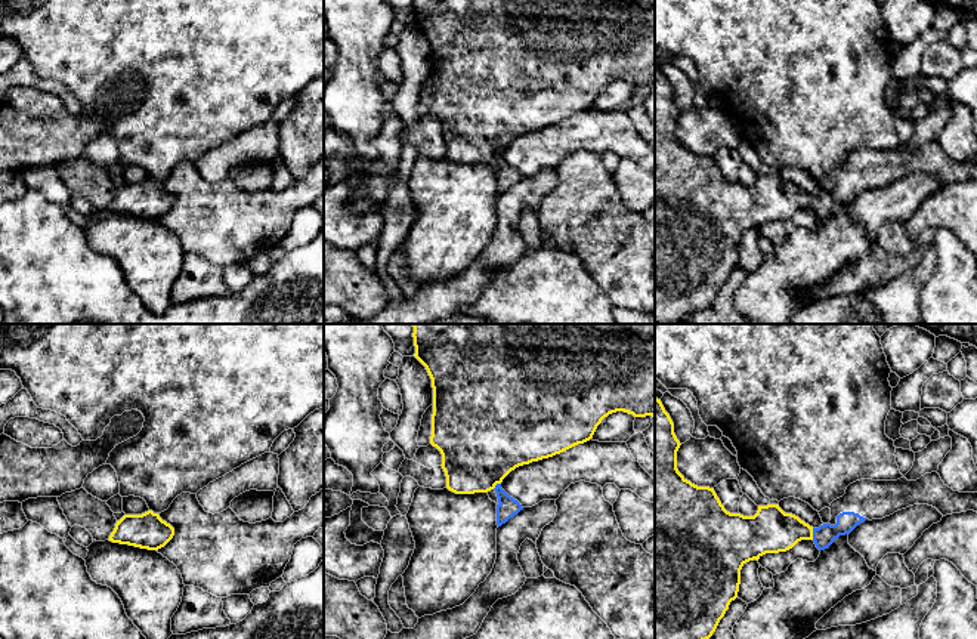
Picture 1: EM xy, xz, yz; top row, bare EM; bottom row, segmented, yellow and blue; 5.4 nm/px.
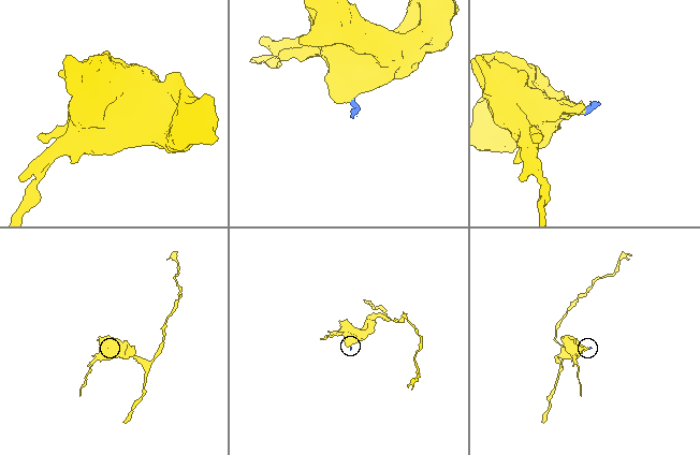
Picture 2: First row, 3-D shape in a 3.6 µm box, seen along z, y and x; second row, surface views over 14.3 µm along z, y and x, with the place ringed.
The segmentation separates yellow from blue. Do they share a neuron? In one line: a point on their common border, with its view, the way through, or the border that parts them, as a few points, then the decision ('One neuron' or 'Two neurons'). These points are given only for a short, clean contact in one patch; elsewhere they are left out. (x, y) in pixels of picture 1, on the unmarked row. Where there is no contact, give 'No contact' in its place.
Touches yellow at yz (812, 203). Path across: yz (770, 198), (800, 198), (812, 203), (824, 204). One neuron

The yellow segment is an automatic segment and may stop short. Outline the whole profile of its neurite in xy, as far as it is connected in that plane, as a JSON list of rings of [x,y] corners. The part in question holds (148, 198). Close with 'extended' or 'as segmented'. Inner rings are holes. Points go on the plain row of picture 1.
[[[148,179],[142,183],[124,183],[117,189],[109,210],[148,219],[164,216],[174,204],[174,197],[158,182]]] | as segmented

